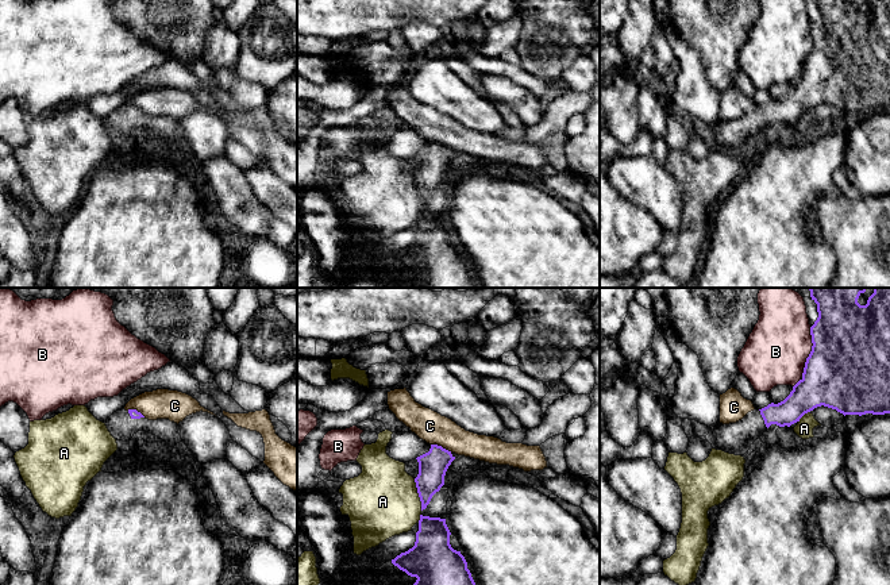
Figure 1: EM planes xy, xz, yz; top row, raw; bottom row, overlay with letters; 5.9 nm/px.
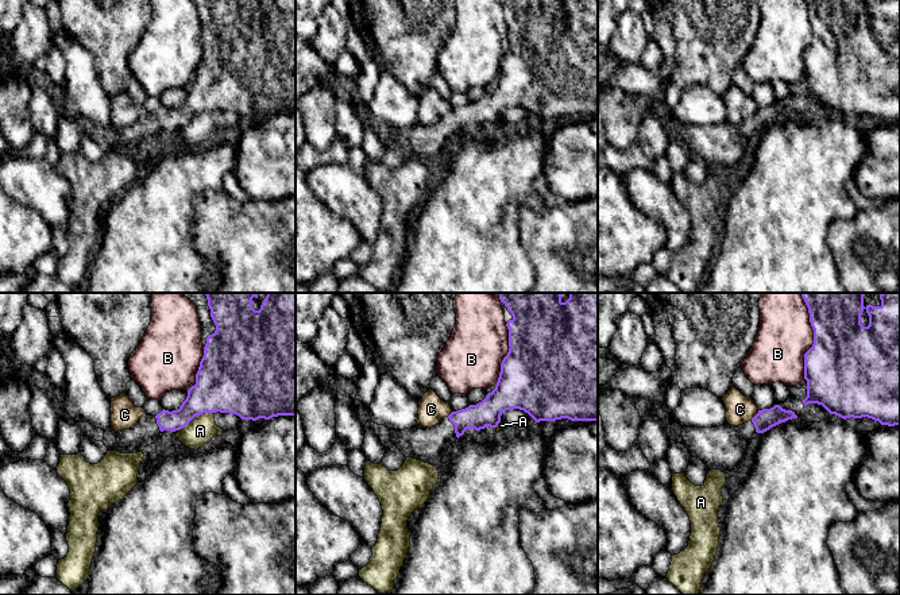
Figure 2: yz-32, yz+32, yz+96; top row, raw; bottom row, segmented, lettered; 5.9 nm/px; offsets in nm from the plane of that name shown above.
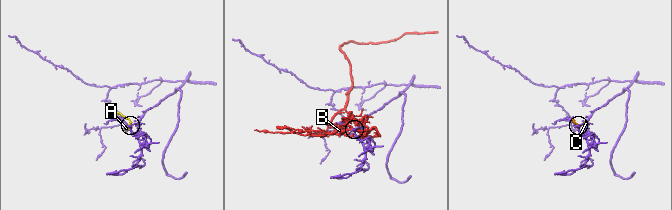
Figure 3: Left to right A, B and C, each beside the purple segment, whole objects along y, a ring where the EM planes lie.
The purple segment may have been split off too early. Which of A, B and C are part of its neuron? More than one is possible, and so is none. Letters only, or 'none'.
none

